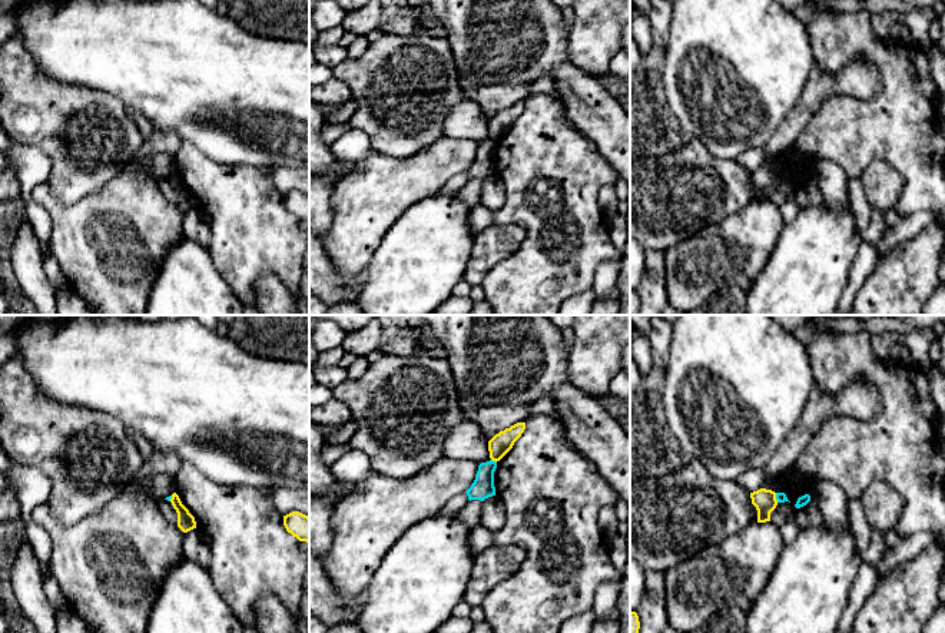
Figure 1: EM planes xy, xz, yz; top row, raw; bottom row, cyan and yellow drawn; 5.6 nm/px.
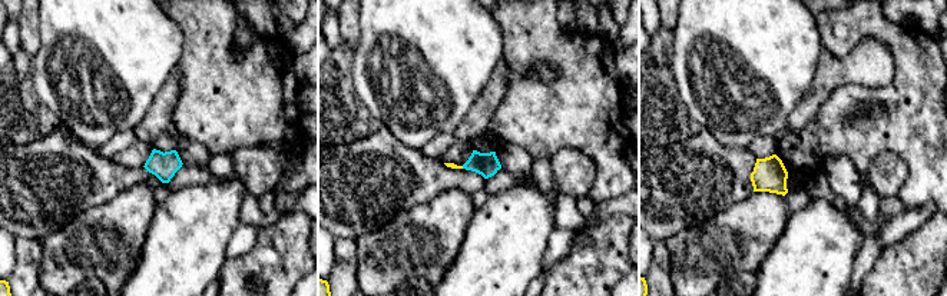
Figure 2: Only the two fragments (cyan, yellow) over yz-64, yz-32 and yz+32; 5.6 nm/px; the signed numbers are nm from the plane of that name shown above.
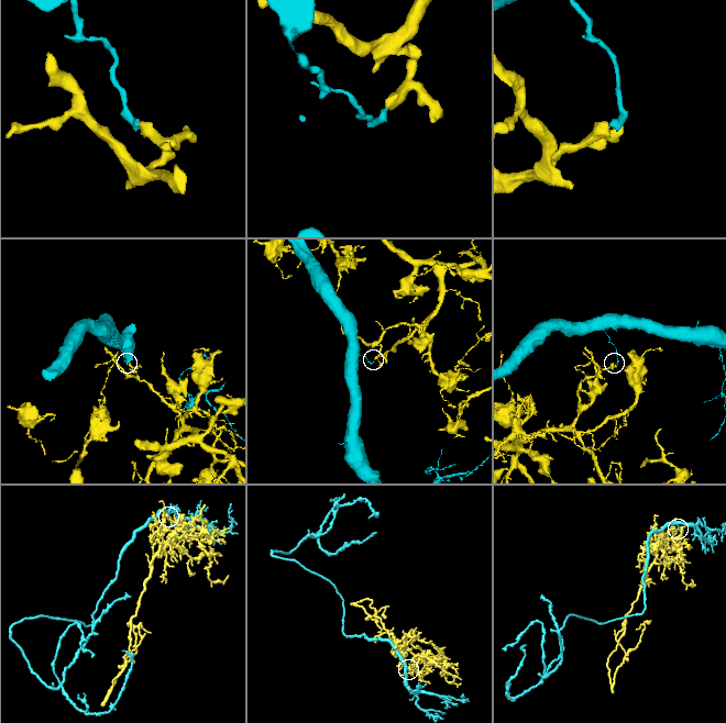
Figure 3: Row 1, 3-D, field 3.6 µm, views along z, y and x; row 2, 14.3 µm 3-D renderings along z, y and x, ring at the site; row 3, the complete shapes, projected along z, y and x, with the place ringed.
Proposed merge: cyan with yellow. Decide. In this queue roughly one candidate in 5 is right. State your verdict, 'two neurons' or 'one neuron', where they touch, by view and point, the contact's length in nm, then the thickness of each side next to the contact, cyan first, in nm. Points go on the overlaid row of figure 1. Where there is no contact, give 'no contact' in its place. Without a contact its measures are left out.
two neurons | xz (494, 461) | 40 nm | 130/120 nm

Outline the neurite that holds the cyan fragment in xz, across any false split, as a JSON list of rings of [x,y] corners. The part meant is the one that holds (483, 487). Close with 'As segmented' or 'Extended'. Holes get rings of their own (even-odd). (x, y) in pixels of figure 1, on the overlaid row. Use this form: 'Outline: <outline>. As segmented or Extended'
Outline: [[[493,460],[487,463],[481,463],[478,465],[478,471],[475,474],[474,483],[465,491],[470,501],[471,500],[484,501],[485,498],[495,496],[495,487],[494,487],[495,468],[497,468],[497,463]]]. As segmented

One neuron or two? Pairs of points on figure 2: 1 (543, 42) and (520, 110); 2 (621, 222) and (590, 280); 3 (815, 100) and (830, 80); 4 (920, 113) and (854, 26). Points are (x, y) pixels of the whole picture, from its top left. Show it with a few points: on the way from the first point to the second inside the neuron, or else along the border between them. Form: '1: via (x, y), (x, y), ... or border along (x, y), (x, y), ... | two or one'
1: via (563, 62), (566, 65), (566, 77), (540, 103) | one
2: via (612, 236), (593, 266) | one
3: via (815, 96), (825, 85) | one
4: via (919, 85), (919, 65), (883, 29) | one

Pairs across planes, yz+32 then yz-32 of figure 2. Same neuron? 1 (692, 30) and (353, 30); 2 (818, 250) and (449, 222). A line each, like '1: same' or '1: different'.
1: different
2: different

